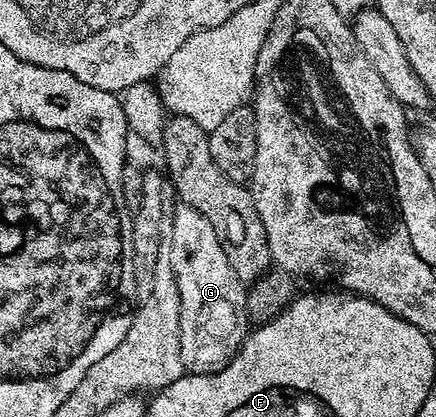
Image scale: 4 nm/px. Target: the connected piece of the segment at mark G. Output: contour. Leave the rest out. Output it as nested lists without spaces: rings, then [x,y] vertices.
[[[183,203],[170,213],[170,263],[176,272],[178,295],[182,303],[182,316],[179,320],[181,336],[182,365],[187,374],[212,374],[222,370],[236,356],[244,339],[250,331],[246,299],[248,290],[245,282],[234,275],[234,267],[230,267],[230,259],[226,259],[226,251],[222,251],[222,243],[218,235],[214,235],[214,227],[210,227],[210,219],[202,215],[194,207]]]

